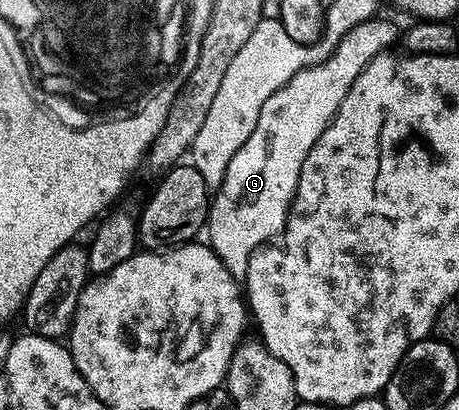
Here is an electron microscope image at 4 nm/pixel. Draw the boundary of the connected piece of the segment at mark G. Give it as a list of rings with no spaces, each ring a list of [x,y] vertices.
[[[373,18],[354,26],[338,42],[336,51],[328,55],[327,60],[320,64],[312,64],[308,68],[303,68],[282,90],[274,90],[266,102],[262,102],[262,110],[258,114],[258,122],[254,130],[250,130],[250,138],[242,142],[242,146],[234,158],[230,158],[230,164],[226,166],[226,172],[220,183],[220,187],[215,189],[208,205],[208,222],[206,225],[207,243],[212,251],[218,254],[218,258],[230,270],[230,274],[237,278],[243,277],[248,270],[250,258],[269,239],[268,234],[281,225],[282,222],[282,204],[280,208],[280,195],[285,198],[293,195],[296,187],[296,178],[299,173],[302,162],[306,154],[314,146],[314,142],[323,134],[324,128],[332,116],[338,110],[342,98],[350,90],[362,72],[365,65],[369,63],[376,55],[379,55],[388,44],[397,43],[398,32],[396,36],[396,24],[392,20],[380,20]]]

